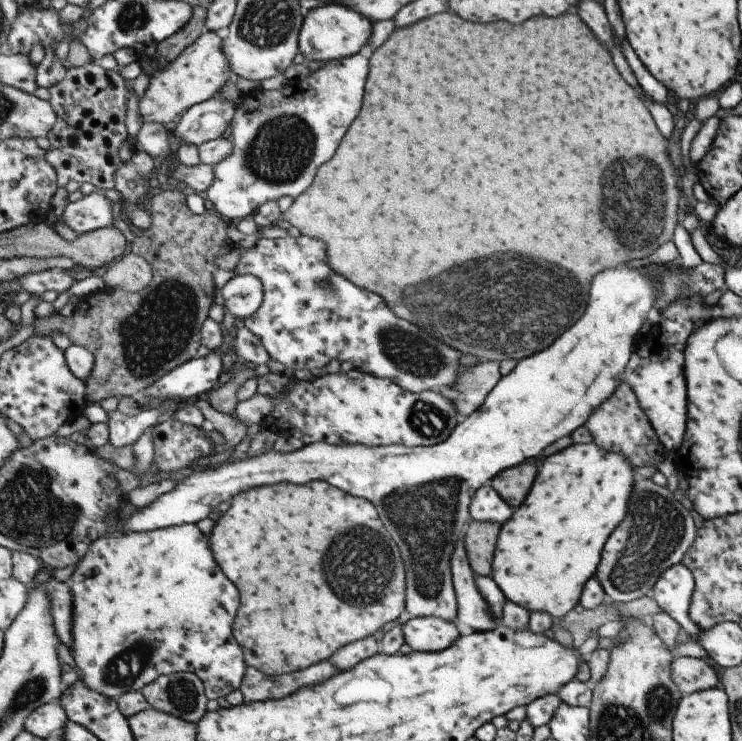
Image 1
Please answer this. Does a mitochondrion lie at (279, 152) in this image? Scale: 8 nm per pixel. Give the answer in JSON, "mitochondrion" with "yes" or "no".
{"mitochondrion":"yes"}

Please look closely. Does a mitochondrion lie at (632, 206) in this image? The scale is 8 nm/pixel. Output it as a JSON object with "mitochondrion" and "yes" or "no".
{"mitochondrion":"yes"}

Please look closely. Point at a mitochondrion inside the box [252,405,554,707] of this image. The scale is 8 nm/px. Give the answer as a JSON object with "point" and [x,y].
{"point":[423,515]}

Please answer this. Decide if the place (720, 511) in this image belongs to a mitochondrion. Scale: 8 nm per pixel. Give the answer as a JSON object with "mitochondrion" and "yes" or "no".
{"mitochondrion":"no"}

